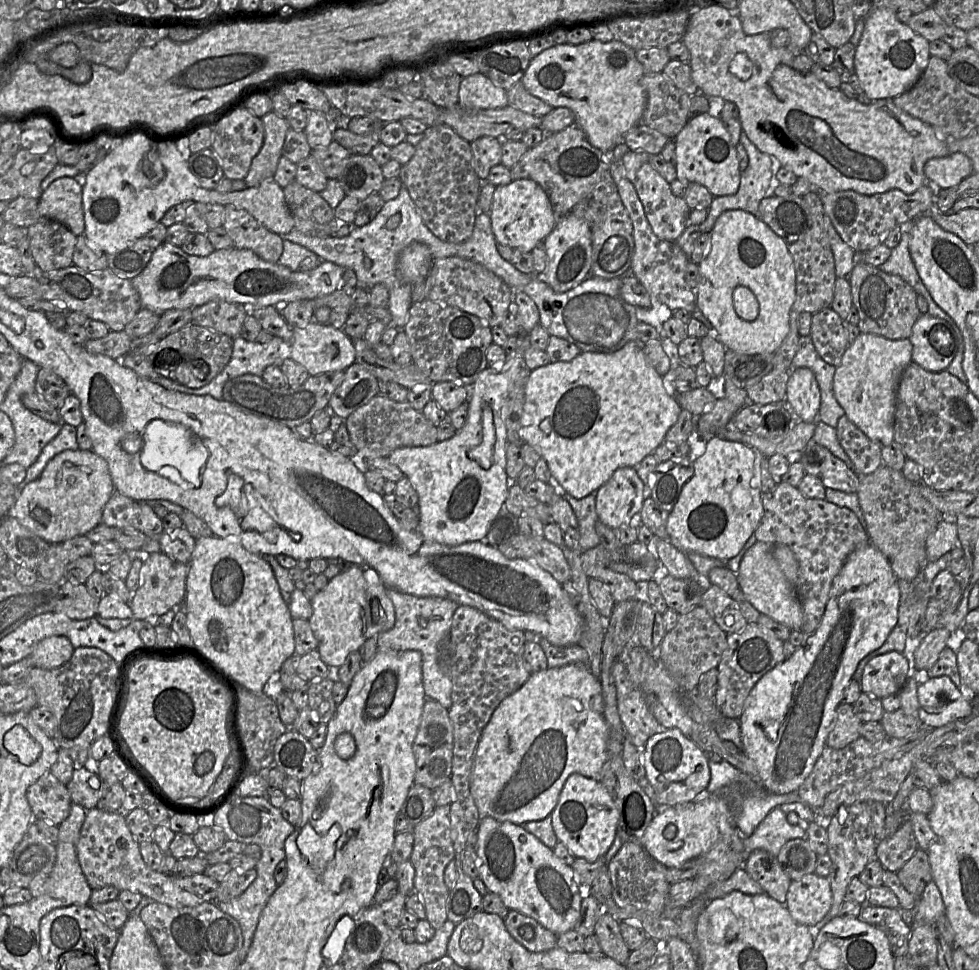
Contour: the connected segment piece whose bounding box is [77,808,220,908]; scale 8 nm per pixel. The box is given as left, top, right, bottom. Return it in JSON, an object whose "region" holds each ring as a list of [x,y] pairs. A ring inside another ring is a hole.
{"region":[[[93,808],[87,814],[77,843],[77,856],[90,887],[113,886],[152,898],[174,908],[194,907],[216,901],[220,883],[204,873],[190,877],[175,877],[151,870],[144,862],[139,843],[130,832],[124,812],[107,812]]]}

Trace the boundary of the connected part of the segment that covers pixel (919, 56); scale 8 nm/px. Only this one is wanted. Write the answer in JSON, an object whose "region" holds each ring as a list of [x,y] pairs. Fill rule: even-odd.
{"region":[[[873,5],[864,18],[864,29],[855,47],[853,74],[872,101],[892,100],[918,81],[931,57],[929,48],[930,42],[901,23],[889,7]]]}

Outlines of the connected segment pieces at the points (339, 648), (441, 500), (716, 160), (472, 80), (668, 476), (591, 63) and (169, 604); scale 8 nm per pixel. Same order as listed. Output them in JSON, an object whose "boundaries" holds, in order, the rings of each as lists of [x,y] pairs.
{"boundaries":[[[[348,565],[311,600],[313,613],[308,622],[318,640],[317,651],[329,668],[336,670],[351,653],[359,651],[368,639],[393,627],[395,609],[388,589],[372,568]]],[[[520,333],[516,349],[510,353],[499,367],[488,367],[472,383],[472,397],[468,403],[467,418],[455,435],[429,446],[408,446],[393,450],[388,460],[406,476],[418,494],[418,531],[429,541],[448,546],[465,542],[483,541],[493,522],[501,515],[508,496],[508,476],[506,473],[507,430],[501,417],[501,409],[506,401],[517,374],[524,366],[524,353],[530,347],[527,334]]],[[[709,113],[691,117],[674,138],[674,143],[677,180],[701,184],[714,197],[733,195],[738,191],[742,172],[737,149],[731,143],[725,124],[719,117],[713,117]]],[[[479,72],[462,79],[458,105],[466,110],[504,108],[508,105],[507,92]]],[[[690,462],[688,466],[674,464],[674,466],[666,472],[651,473],[648,481],[648,488],[651,490],[649,497],[654,500],[659,508],[670,512],[675,506],[683,486],[693,476],[693,473],[692,462]]],[[[592,39],[572,45],[554,45],[533,57],[521,82],[533,96],[543,100],[553,108],[567,107],[575,115],[575,123],[585,133],[588,141],[604,154],[623,142],[624,134],[640,123],[646,105],[646,93],[641,85],[645,72],[636,58],[636,51],[620,41],[601,42]]],[[[162,552],[145,555],[145,562],[140,572],[140,586],[133,592],[129,606],[133,618],[144,621],[153,621],[175,606],[183,603],[186,596],[186,581],[189,572],[189,563],[179,563]]]]}

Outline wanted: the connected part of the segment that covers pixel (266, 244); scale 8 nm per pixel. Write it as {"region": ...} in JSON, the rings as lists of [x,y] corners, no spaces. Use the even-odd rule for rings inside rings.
{"region":[[[234,204],[224,206],[224,221],[222,225],[233,241],[234,248],[250,249],[258,257],[270,261],[278,262],[283,252],[283,242],[281,235],[274,233],[262,225],[246,210]]]}

